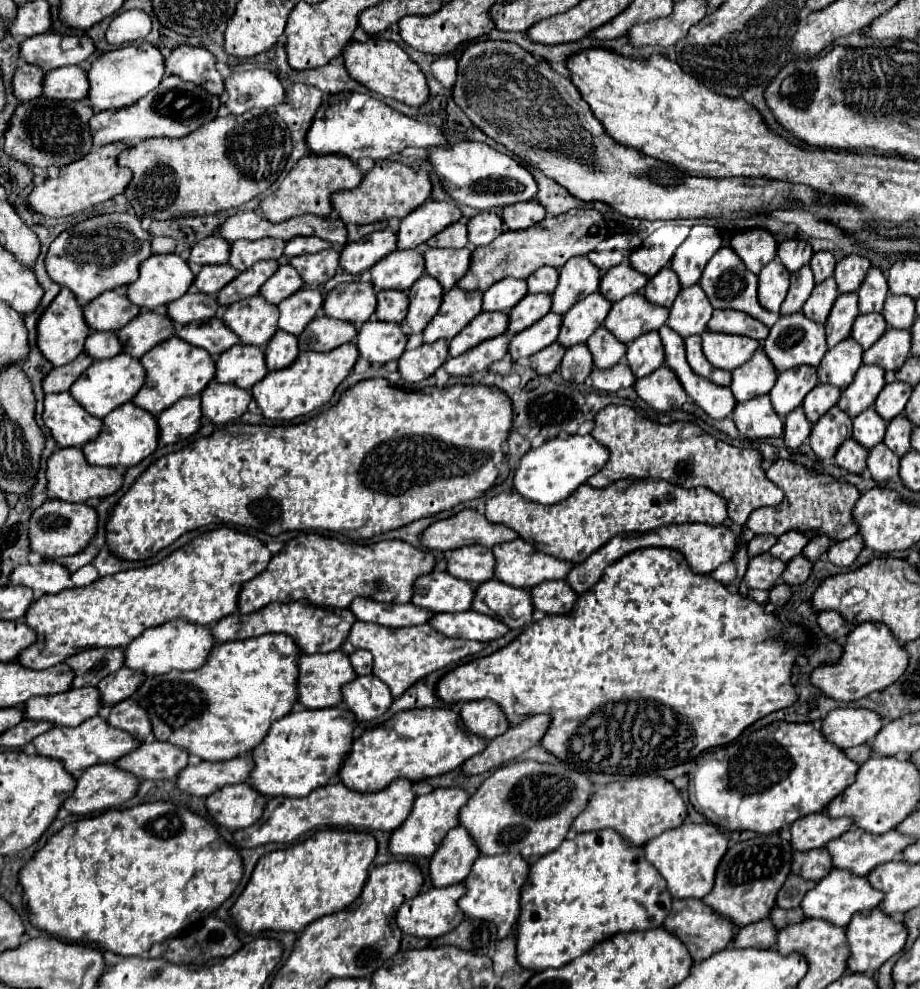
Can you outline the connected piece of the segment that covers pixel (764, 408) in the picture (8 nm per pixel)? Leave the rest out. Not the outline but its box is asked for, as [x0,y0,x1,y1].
[732,394,784,438]

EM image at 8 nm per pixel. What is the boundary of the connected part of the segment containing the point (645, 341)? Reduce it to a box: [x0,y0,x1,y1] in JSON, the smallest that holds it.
[626,332,664,378]

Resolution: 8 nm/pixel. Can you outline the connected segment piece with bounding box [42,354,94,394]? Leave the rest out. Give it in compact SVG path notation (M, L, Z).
M80 354L74 362L54 368L42 382L46 394L58 394L58 392L68 392L70 386L80 378L80 374L92 364L94 360L88 354Z

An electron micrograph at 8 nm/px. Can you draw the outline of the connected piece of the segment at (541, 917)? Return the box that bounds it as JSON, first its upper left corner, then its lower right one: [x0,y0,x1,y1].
[514,830,672,970]

